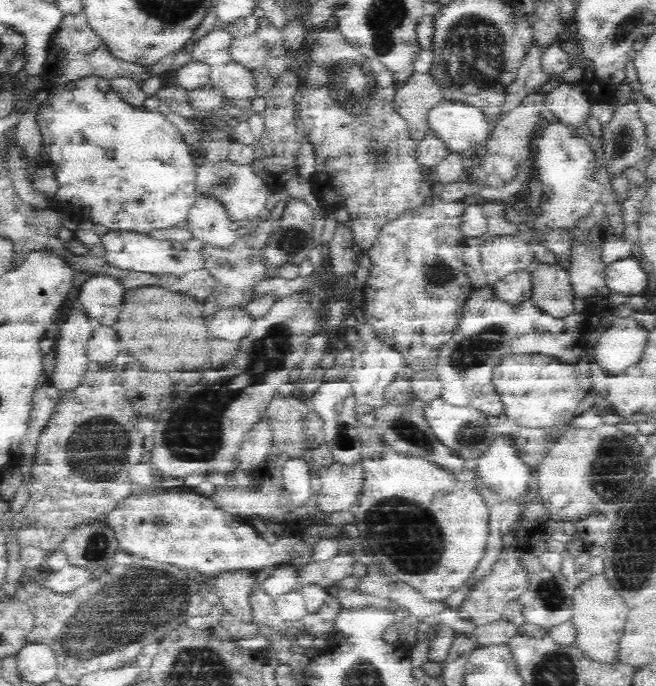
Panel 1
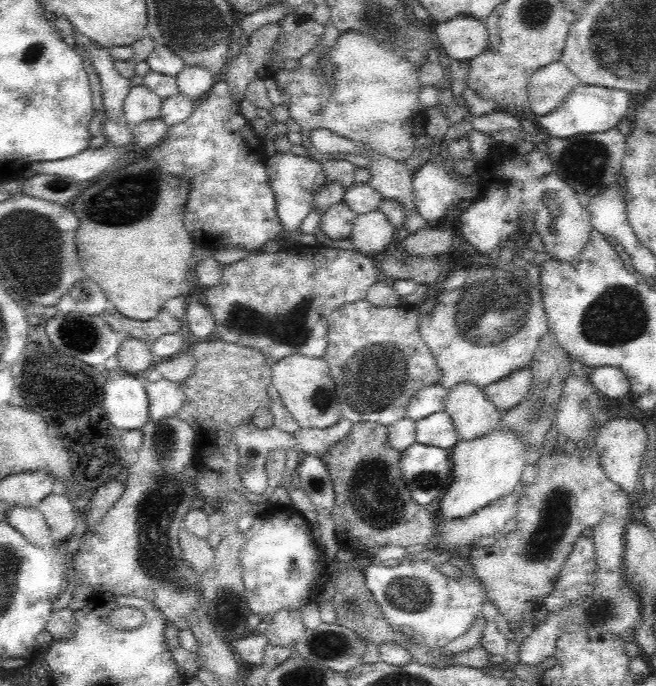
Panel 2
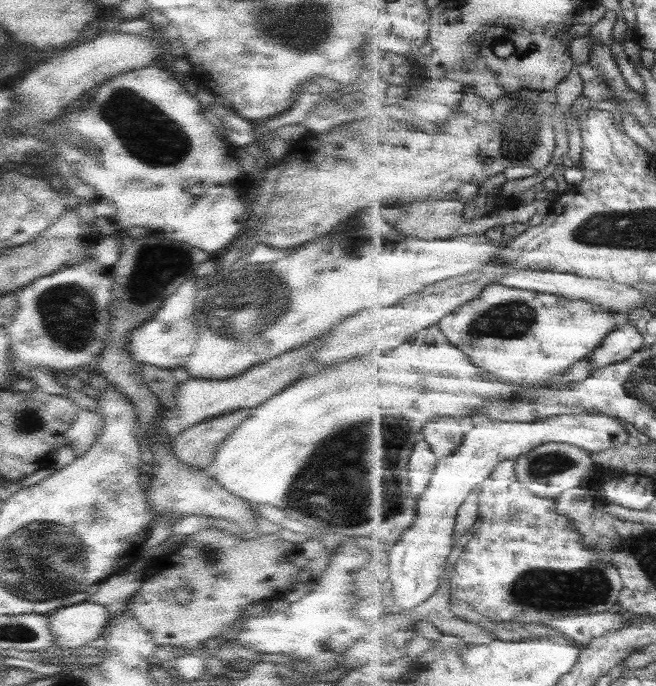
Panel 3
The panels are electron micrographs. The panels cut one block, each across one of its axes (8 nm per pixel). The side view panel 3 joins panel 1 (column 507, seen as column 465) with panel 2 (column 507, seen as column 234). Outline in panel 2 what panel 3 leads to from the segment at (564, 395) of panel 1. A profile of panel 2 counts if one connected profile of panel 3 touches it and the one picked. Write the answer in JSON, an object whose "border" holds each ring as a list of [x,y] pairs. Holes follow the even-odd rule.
{"border":[[[492,430],[480,438],[460,440],[453,446],[454,478],[445,490],[440,503],[441,515],[445,518],[466,518],[489,506],[495,500],[521,488],[521,476],[528,455],[528,446],[511,430]]]}

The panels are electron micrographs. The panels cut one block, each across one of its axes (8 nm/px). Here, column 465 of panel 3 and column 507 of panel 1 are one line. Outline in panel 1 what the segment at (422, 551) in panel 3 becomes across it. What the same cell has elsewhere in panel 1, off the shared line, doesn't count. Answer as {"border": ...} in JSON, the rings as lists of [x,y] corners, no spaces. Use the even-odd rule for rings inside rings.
{"border":[[[497,435],[490,446],[476,459],[476,468],[472,469],[473,480],[478,480],[480,487],[486,487],[488,491],[500,495],[502,499],[517,502],[519,504],[521,496],[526,493],[526,484],[532,478],[528,472],[524,461],[518,457],[518,449],[512,443],[508,435]]]}

